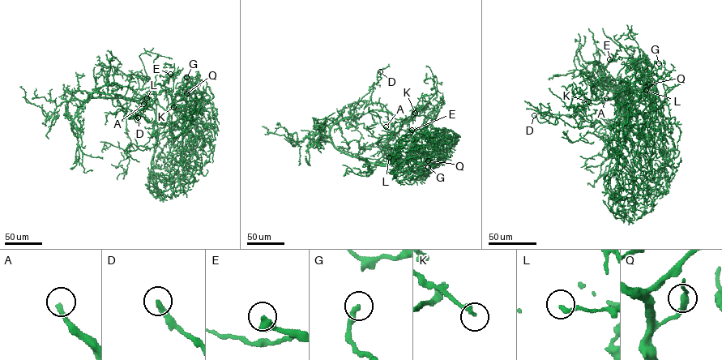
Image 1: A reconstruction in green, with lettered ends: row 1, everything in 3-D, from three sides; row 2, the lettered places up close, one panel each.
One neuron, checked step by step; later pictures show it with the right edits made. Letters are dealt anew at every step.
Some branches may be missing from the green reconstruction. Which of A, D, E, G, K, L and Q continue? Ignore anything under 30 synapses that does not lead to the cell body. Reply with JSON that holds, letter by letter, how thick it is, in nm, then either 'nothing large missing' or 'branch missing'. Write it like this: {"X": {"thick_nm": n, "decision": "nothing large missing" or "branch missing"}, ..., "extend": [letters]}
{"A": {"thick_nm": 280, "decision": "branch missing"}, "D": {"thick_nm": 320, "decision": "branch missing"}, "E": {"thick_nm": 440, "decision": "branch missing"}, "G": {"thick_nm": 320, "decision": "nothing large missing"}, "K": {"thick_nm": 260, "decision": "nothing large missing"}, "L": {"thick_nm": 200, "decision": "nothing large missing"}, "Q": {"thick_nm": 280, "decision": "nothing large missing"}, "extend": ["A", "D", "E"]}

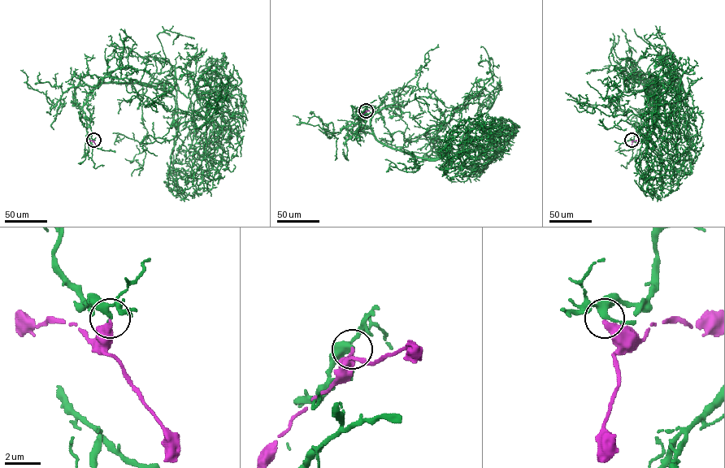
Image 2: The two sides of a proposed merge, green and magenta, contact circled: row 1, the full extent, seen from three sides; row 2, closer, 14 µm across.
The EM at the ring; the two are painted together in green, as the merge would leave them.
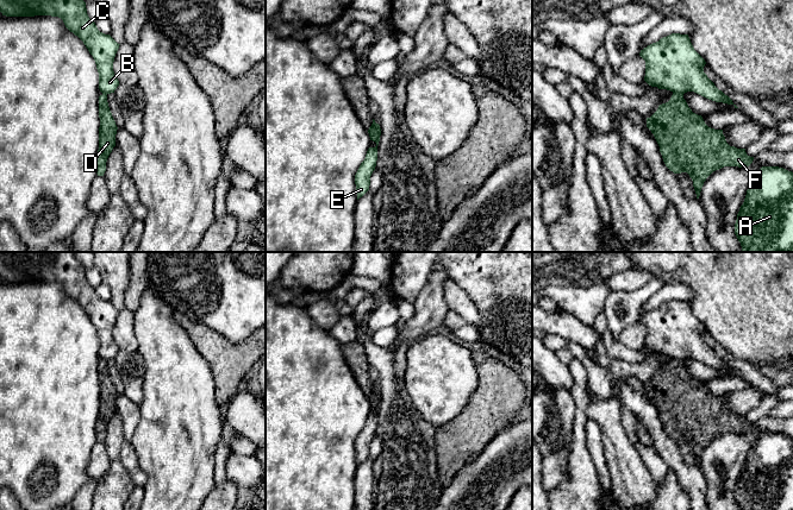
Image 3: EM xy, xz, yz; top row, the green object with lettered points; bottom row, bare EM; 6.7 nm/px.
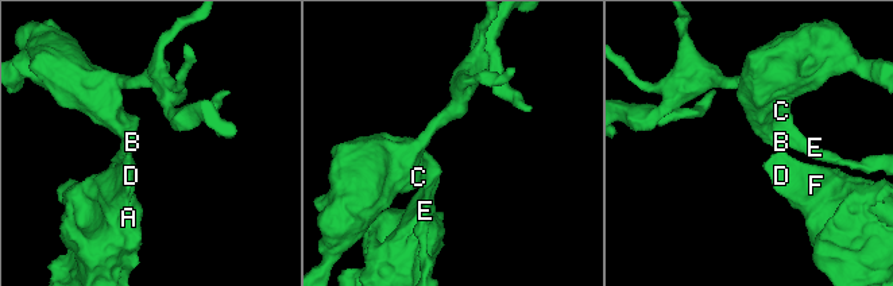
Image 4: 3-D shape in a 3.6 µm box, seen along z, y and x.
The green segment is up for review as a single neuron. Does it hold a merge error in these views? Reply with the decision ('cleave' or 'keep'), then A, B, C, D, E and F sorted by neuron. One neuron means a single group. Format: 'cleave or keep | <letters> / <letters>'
cleave | A D F / B C E

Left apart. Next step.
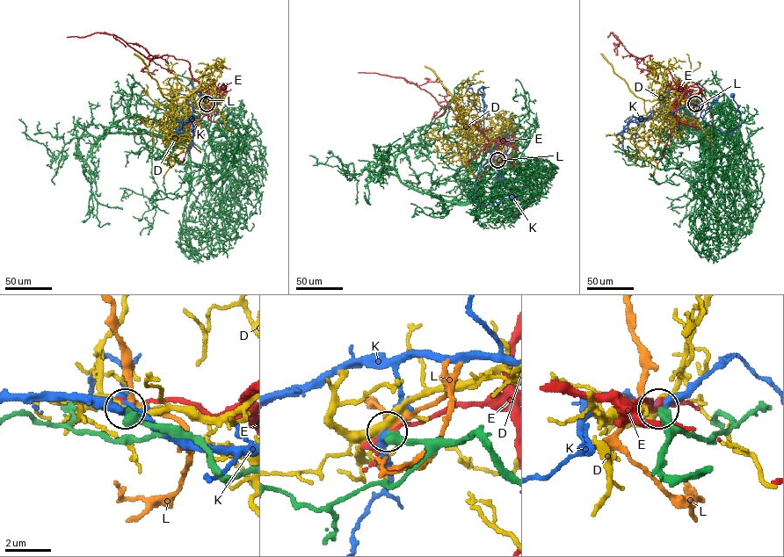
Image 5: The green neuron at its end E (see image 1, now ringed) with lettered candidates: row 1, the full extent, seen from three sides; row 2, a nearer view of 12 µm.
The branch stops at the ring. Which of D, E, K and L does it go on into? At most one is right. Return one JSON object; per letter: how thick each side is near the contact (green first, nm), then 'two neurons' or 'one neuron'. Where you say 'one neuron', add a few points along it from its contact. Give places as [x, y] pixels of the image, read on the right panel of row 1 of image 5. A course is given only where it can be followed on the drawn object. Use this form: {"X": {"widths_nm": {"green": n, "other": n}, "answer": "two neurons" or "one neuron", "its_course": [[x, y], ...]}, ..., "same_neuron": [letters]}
{"D": {"widths_nm": {"green": 440, "other": 360}, "answer": "two neurons"}, "E": {"widths_nm": {"green": 440, "other": 160}, "answer": "two neurons"}, "K": {"widths_nm": {"green": 440, "other": 320}, "answer": "two neurons"}, "L": {"widths_nm": {"green": 440, "other": 240}, "answer": "one neuron"}, "same_neuron": ["L"]}

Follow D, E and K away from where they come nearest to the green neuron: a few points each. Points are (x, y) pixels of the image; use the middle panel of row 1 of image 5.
D: (497, 160), (504, 154), (501, 137), (466, 122), (466, 131), (470, 128), (454, 102), (459, 89), (482, 70)
E: (497, 160), (504, 147), (482, 135), (476, 115), (458, 116), (403, 78), (358, 72)
K: (497, 160), (497, 157), (492, 158), (480, 168), (473, 198), (480, 204), (490, 205), (511, 197)

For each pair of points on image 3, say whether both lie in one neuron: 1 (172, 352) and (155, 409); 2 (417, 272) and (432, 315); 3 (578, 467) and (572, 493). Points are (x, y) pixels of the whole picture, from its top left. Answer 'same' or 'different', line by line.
1: same
2: different
3: same

